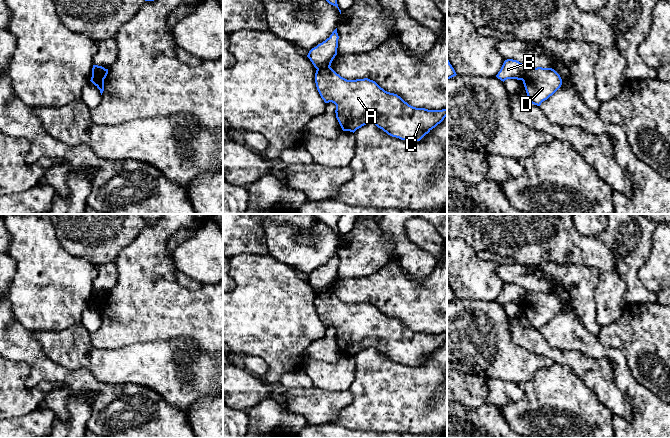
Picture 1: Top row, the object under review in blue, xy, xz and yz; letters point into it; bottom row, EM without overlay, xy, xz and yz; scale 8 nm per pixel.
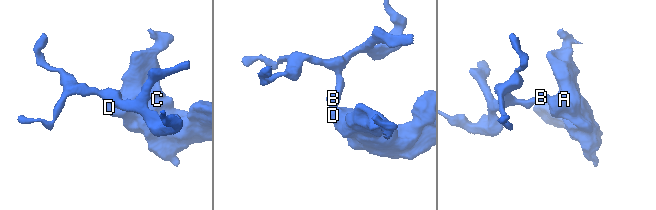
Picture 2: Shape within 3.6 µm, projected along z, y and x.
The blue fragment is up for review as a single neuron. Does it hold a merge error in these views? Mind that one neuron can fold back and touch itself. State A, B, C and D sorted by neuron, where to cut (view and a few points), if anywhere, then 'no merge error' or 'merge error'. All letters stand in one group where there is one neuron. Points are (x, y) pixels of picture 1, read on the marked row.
A C D / B | xy (104, 68), (92, 75) | merge error

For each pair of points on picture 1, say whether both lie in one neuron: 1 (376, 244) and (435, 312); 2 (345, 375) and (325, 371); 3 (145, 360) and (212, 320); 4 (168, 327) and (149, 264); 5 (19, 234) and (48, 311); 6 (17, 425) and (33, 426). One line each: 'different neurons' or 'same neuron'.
1: different neurons
2: same neuron
3: different neurons
4: same neuron
5: same neuron
6: same neuron

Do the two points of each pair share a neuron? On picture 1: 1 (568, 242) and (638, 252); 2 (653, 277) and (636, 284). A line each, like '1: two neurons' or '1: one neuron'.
1: two neurons
2: two neurons

